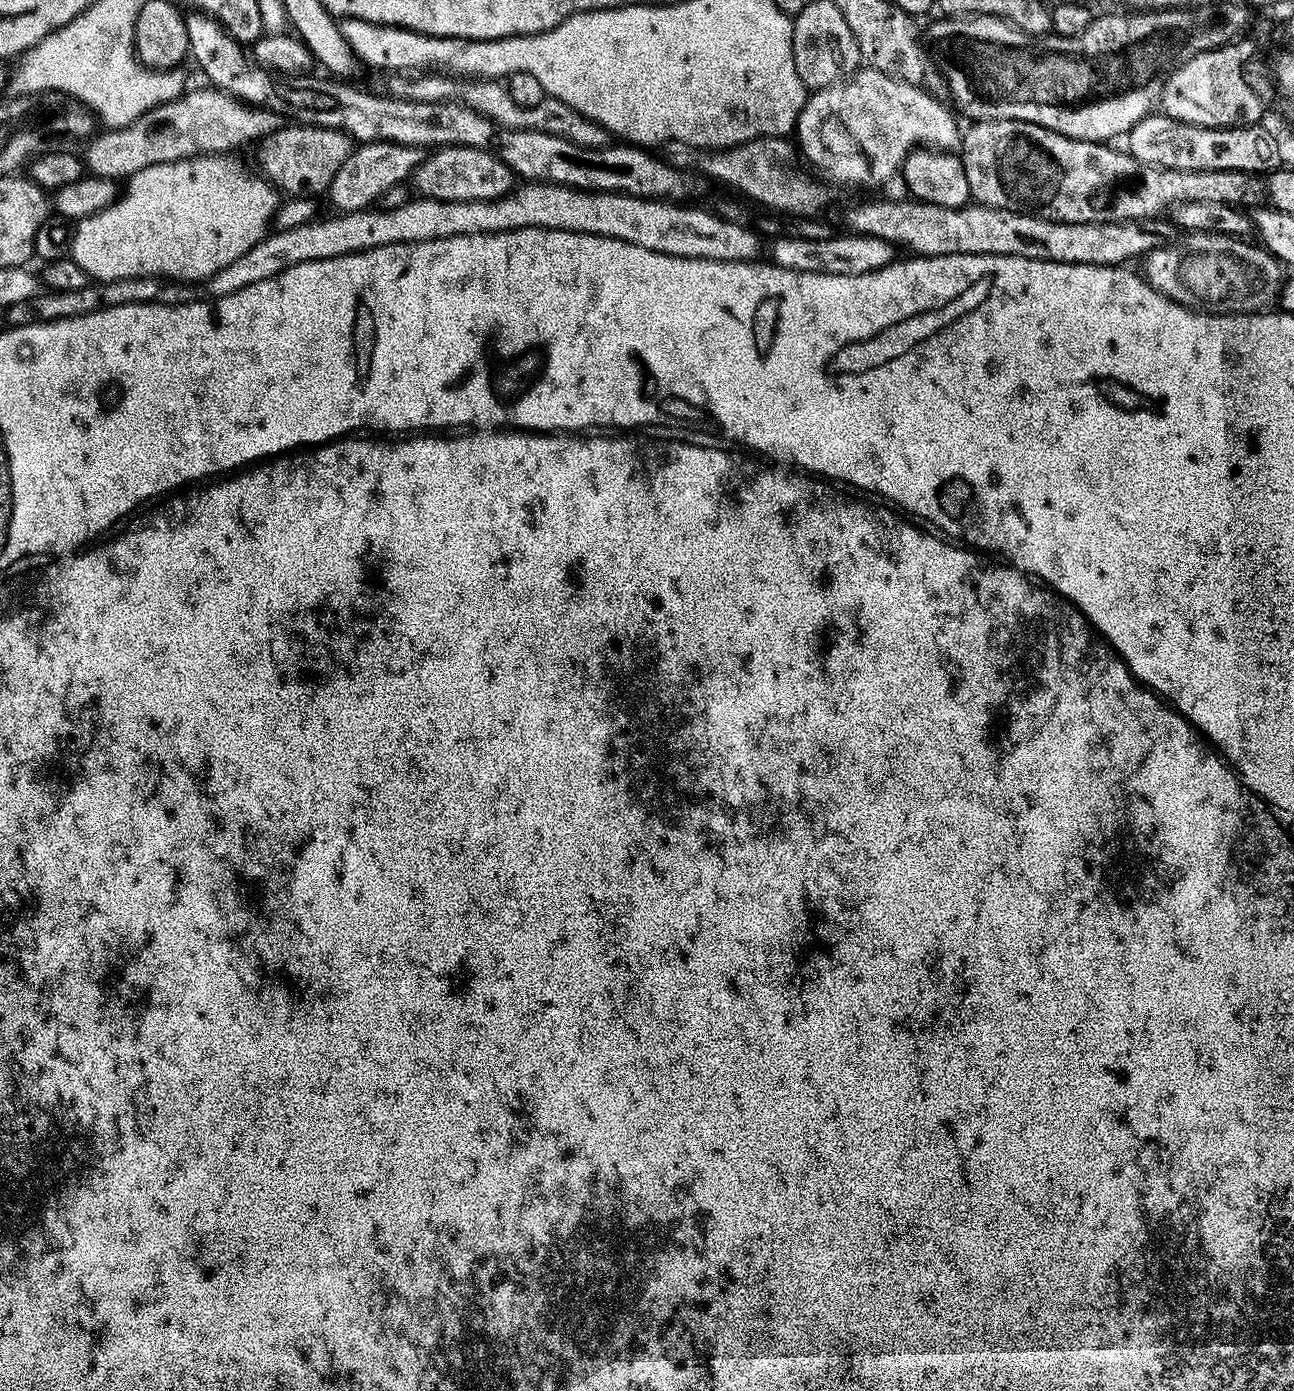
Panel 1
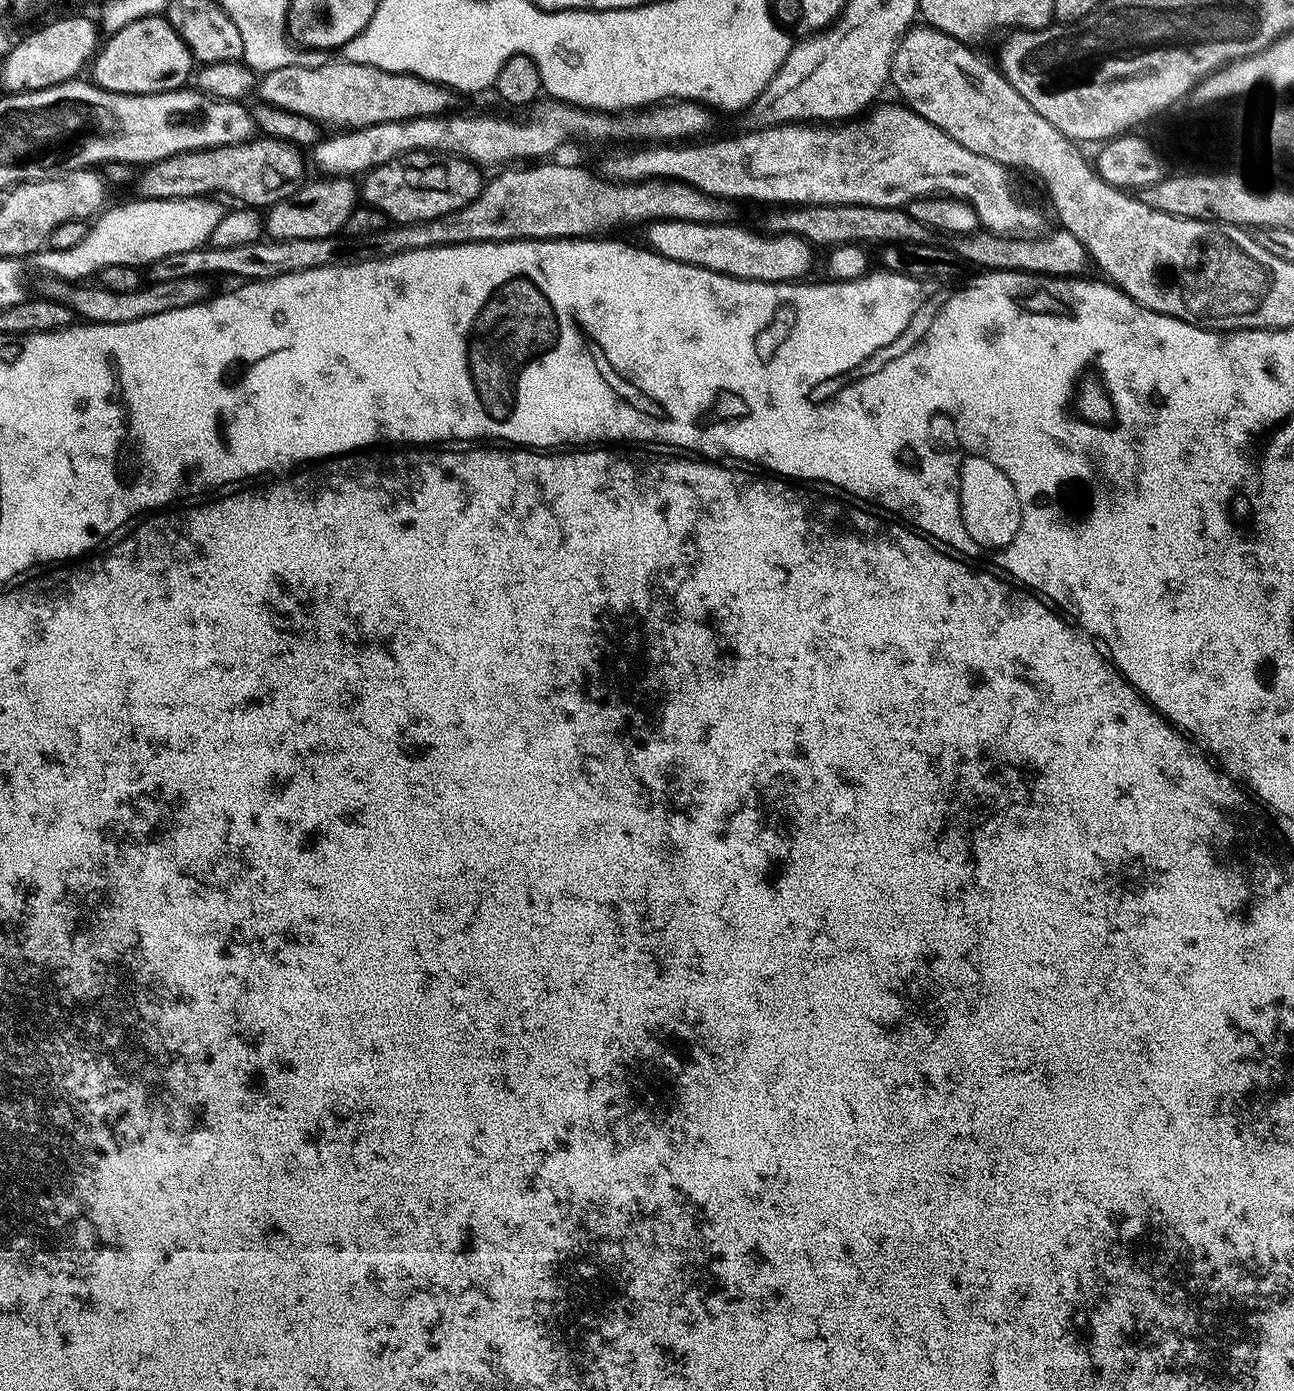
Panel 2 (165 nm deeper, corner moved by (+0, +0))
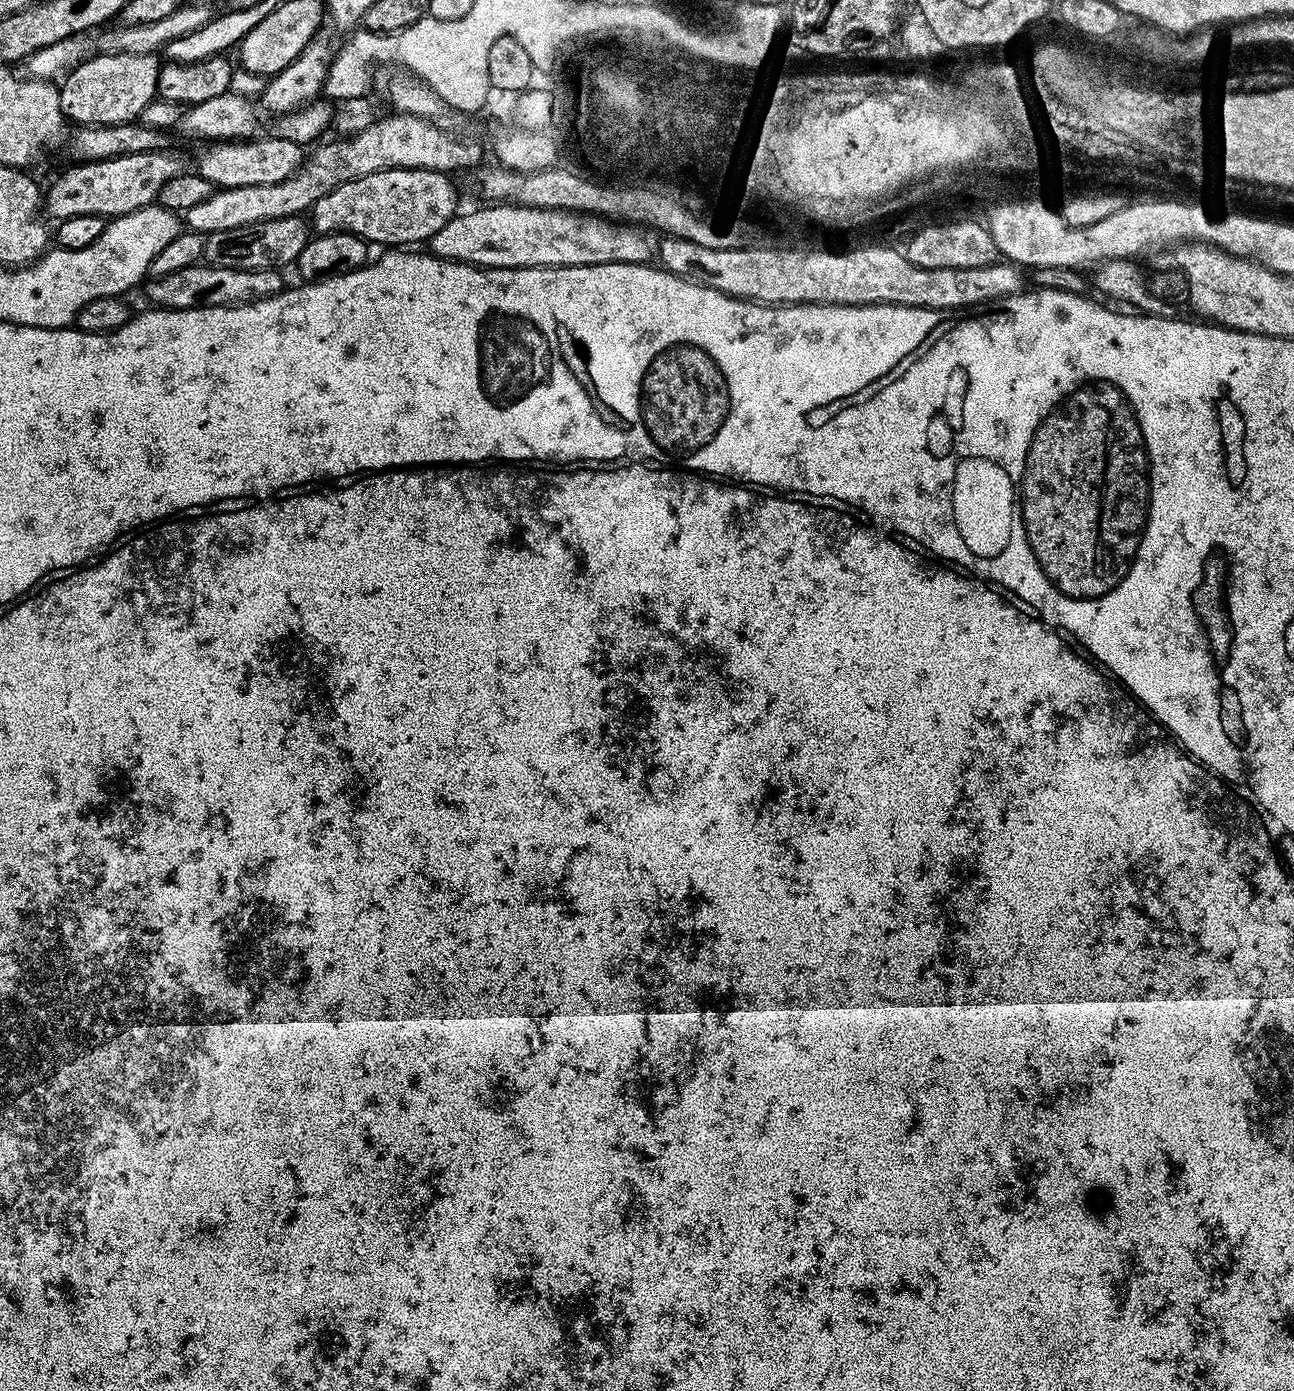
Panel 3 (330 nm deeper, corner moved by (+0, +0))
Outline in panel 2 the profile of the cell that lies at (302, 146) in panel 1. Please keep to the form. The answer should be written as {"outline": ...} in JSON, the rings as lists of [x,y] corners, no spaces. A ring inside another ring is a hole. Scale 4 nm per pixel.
{"outline":[[[261,135],[241,144],[174,154],[165,160],[155,160],[137,175],[135,195],[141,200],[194,200],[216,194],[212,192],[225,192],[241,205],[267,210],[304,187],[306,156],[300,152],[303,151],[287,140]]]}

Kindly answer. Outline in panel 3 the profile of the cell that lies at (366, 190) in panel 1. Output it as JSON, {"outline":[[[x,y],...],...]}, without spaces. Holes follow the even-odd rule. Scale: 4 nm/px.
{"outline":[[[303,215],[264,220],[260,224],[242,226],[225,232],[209,232],[204,239],[203,263],[210,266],[226,266],[234,270],[283,269],[284,264],[295,265],[302,246],[310,238],[310,224]]]}

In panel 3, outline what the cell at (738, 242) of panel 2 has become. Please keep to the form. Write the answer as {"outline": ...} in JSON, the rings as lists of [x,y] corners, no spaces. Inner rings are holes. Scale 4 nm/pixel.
{"outline":[[[496,202],[491,206],[484,206],[488,208],[476,208],[473,212],[461,211],[455,216],[450,222],[446,222],[446,226],[442,226],[442,230],[438,230],[438,234],[434,234],[430,241],[430,252],[433,256],[439,256],[442,260],[457,260],[460,264],[475,264],[477,268],[569,268],[570,266],[598,266],[599,264],[648,264],[651,261],[651,256],[654,256],[654,240],[647,236],[647,231],[641,230],[636,226],[629,226],[624,222],[613,222],[607,218],[601,218],[598,216],[591,215],[587,212],[565,212],[562,208],[521,208],[518,204],[509,204],[507,202]]]}

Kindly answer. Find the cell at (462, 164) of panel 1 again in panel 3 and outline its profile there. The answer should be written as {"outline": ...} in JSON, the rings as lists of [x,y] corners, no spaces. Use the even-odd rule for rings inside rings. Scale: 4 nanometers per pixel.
{"outline":[[[391,168],[390,170],[382,170],[374,174],[366,174],[357,180],[350,182],[342,182],[342,186],[338,186],[334,190],[330,190],[330,194],[322,194],[322,198],[318,198],[318,202],[310,210],[310,224],[317,233],[322,232],[349,232],[355,236],[360,236],[368,241],[369,245],[388,244],[384,246],[420,246],[420,243],[431,241],[434,234],[438,234],[438,230],[442,230],[442,226],[446,226],[446,222],[450,222],[458,214],[456,208],[456,188],[452,185],[453,177],[447,172],[435,172],[434,170],[422,170],[421,168]]]}

